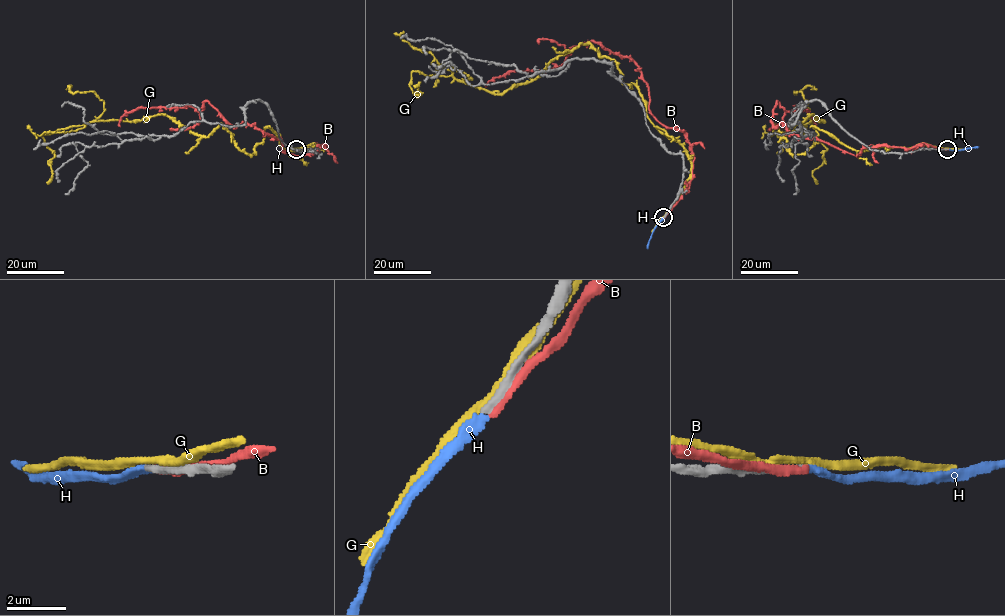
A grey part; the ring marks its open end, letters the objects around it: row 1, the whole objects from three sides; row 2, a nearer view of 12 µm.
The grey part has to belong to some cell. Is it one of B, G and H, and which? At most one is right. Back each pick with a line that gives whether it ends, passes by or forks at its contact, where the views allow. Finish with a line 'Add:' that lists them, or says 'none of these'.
H: it ends there
Add: H

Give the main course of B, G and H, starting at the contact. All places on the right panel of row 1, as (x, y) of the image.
B: (945, 149), (865, 146), (850, 154), (775, 126), (777, 101), (787, 111), (803, 108), (815, 126)
G: (943, 148), (852, 150), (814, 128), (793, 155), (774, 125), (824, 121), (802, 133), (826, 148), (817, 184)
H: (948, 149), (978, 147)

